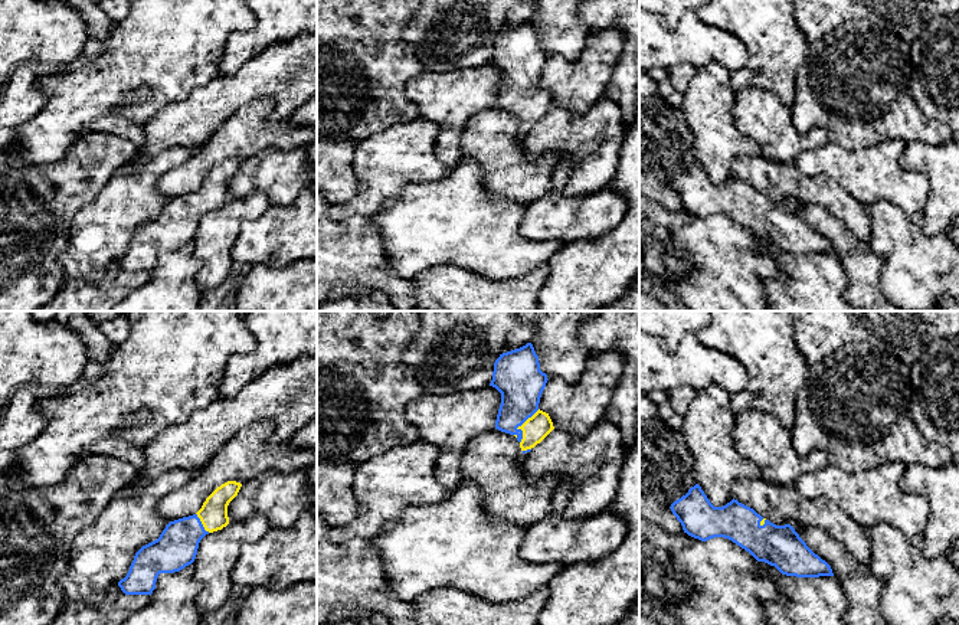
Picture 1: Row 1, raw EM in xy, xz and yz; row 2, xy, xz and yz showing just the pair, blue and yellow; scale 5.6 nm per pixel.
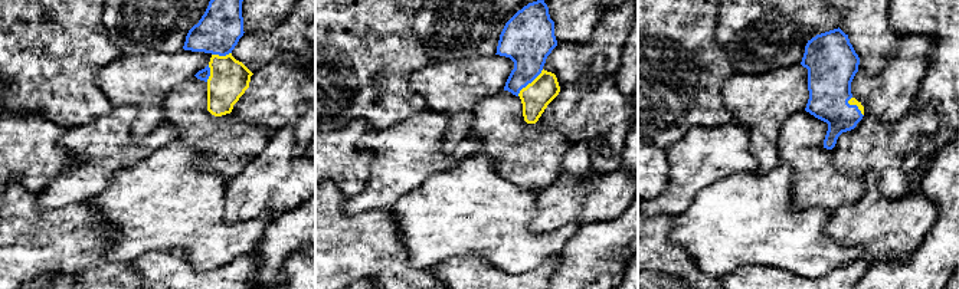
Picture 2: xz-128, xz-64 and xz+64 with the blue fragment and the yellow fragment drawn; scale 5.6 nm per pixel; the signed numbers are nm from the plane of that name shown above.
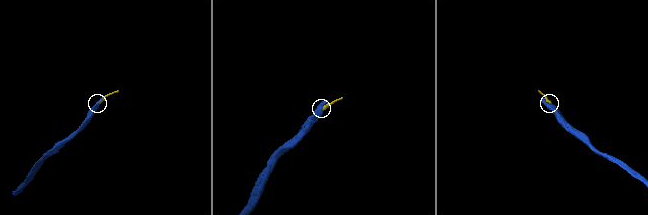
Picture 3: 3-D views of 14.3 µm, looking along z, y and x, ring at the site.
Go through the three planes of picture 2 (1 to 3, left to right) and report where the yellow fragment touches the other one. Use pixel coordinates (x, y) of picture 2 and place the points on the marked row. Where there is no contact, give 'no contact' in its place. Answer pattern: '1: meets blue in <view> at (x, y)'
1: meets blue in xz-128 at (221, 55)
2: meets blue in xz-64 at (529, 82)
3: meets blue in xz+64 at (854, 105)

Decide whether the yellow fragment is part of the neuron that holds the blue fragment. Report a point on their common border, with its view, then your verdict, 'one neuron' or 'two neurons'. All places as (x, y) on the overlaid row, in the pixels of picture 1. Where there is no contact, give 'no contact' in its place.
xz (521, 424) | one neuron

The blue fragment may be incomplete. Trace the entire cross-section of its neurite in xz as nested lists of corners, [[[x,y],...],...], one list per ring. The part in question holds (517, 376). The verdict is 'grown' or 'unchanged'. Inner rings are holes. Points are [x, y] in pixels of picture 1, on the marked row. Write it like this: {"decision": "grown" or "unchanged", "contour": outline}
{"decision": "grown", "contour": [[[531,343],[500,354],[494,363],[490,386],[501,393],[495,429],[514,435],[523,454],[554,429],[549,413],[539,409],[547,380]]]}

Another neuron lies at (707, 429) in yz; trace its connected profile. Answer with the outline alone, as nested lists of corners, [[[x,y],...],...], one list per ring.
[[[708,385],[695,390],[681,433],[685,446],[694,458],[694,477],[714,507],[723,507],[733,500],[731,487],[739,478],[760,478],[760,469],[737,452],[733,438],[736,413],[730,395],[720,386]]]

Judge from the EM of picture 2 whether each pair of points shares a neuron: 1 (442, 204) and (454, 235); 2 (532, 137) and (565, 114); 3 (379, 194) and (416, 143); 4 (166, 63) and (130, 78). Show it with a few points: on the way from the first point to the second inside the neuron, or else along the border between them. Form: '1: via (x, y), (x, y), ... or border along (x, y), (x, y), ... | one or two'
1: via (449, 212), (454, 216), (454, 227) | one
2: border along (534, 124), (542, 130), (560, 131), (572, 143) | two
3: via (388, 181), (403, 156) | one
4: via (157, 72), (151, 78), (138, 78) | one

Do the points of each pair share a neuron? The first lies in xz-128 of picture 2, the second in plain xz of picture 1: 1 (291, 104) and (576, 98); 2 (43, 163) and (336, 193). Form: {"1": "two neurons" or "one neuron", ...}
{"1": "two neurons", "2": "one neuron"}

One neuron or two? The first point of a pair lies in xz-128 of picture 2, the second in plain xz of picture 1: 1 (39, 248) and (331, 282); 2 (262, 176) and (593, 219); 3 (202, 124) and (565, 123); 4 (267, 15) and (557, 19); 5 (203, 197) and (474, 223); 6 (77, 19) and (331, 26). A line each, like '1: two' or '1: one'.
1: one
2: one
3: two
4: one
5: one
6: one

